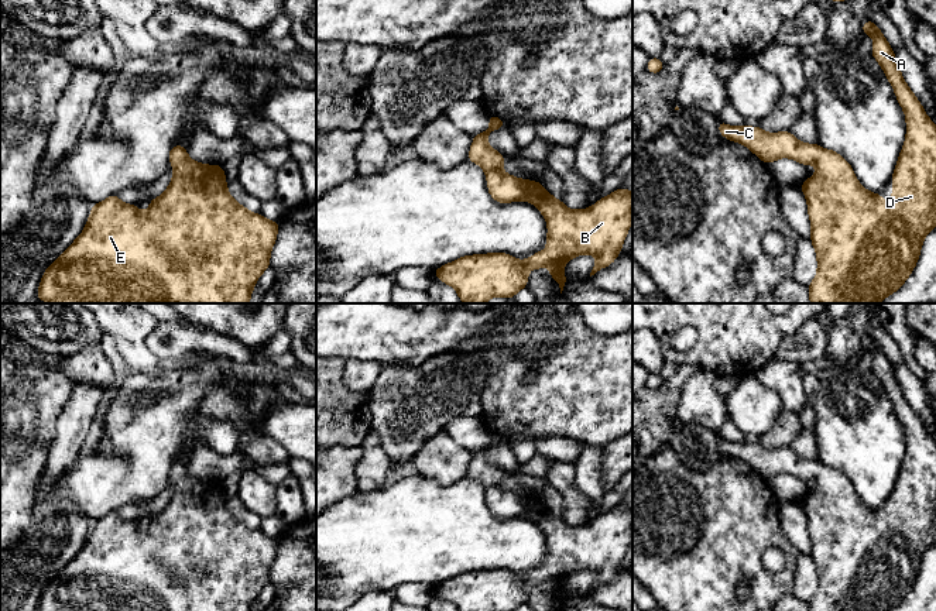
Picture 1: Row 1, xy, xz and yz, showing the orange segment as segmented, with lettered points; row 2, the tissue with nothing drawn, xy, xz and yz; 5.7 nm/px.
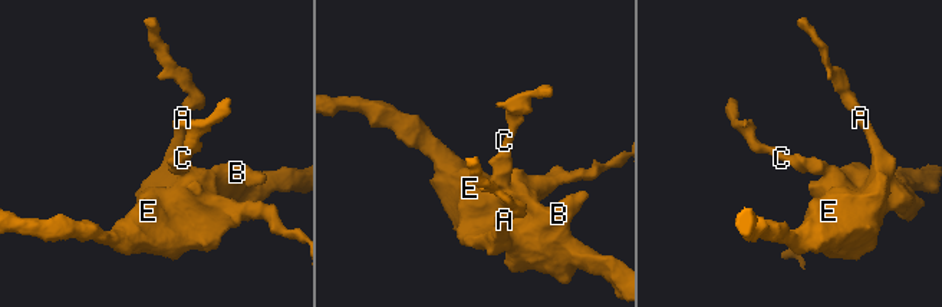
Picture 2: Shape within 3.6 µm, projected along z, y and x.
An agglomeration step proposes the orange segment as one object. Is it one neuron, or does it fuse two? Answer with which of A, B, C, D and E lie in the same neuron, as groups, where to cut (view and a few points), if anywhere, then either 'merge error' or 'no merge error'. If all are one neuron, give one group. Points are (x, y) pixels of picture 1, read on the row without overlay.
groups A B C D E; cut none; no merge error

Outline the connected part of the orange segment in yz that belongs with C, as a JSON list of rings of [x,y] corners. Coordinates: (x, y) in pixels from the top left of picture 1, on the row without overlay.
[[[867,336],[863,351],[874,353],[871,371],[884,385],[906,435],[906,456],[891,494],[891,524],[881,511],[864,505],[851,481],[833,466],[800,459],[791,447],[771,450],[760,442],[731,443],[721,436],[717,440],[723,453],[748,463],[765,480],[788,473],[805,483],[816,481],[816,491],[800,501],[812,539],[810,557],[817,571],[817,590],[808,601],[809,611],[892,611],[913,587],[923,555],[936,542],[936,442],[905,399],[882,347]]]

